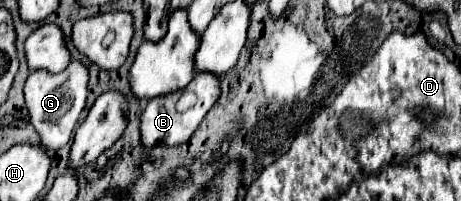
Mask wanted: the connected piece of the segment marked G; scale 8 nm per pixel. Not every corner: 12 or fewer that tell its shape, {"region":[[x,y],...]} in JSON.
{"region":[[87,67],[31,71],[25,103],[45,149],[59,149],[85,109]]}

